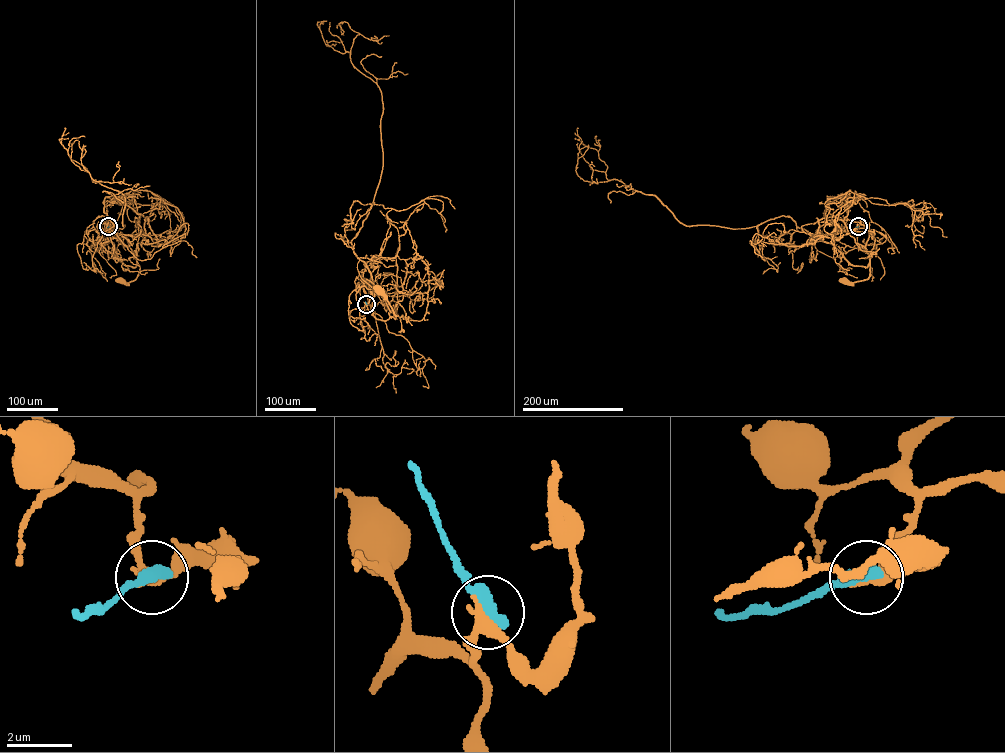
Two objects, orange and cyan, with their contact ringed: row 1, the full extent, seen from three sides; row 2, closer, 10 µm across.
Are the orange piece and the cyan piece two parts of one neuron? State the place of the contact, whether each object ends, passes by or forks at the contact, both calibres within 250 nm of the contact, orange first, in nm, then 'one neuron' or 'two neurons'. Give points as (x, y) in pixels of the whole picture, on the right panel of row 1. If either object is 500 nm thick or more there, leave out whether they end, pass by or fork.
at (858, 226); 340 nm thick on the orange side, 500 nm on the other; two neurons

